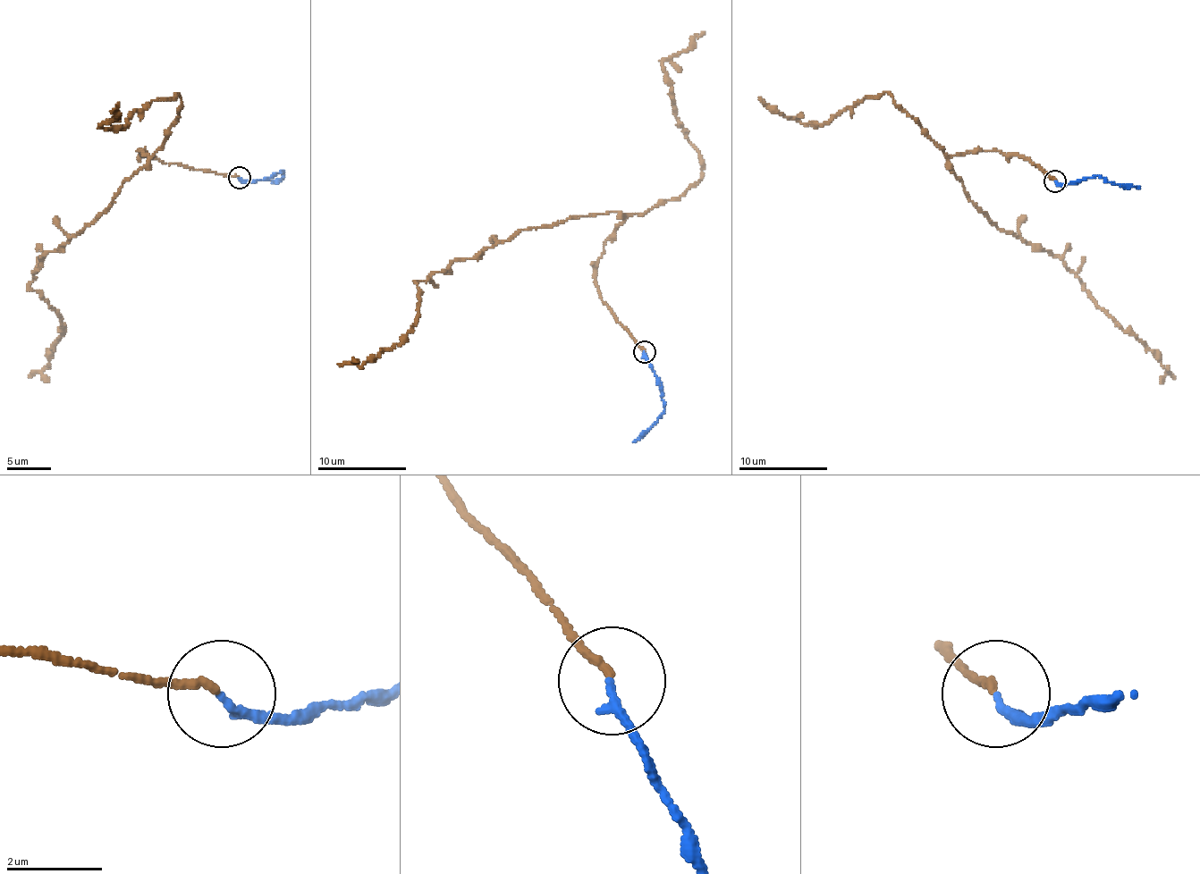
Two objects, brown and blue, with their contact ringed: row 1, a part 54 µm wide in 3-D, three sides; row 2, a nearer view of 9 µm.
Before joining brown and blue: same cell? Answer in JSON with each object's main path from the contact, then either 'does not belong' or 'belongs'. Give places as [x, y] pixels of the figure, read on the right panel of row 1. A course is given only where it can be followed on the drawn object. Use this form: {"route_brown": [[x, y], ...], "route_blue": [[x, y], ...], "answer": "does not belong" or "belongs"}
{"route_brown": [[1054, 181], [1021, 155], [958, 153], [947, 162], [967, 198], [1077, 274], [1174, 378]], "route_blue": [[1054, 181], [1061, 186], [1101, 175], [1115, 184], [1139, 189]], "answer": "belongs"}

